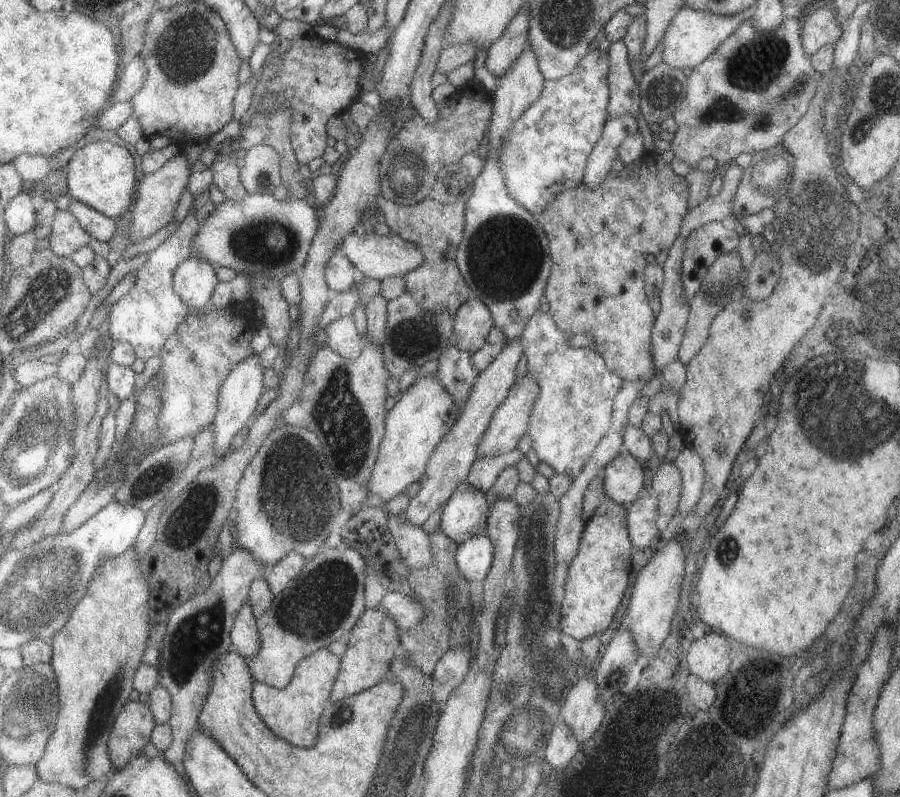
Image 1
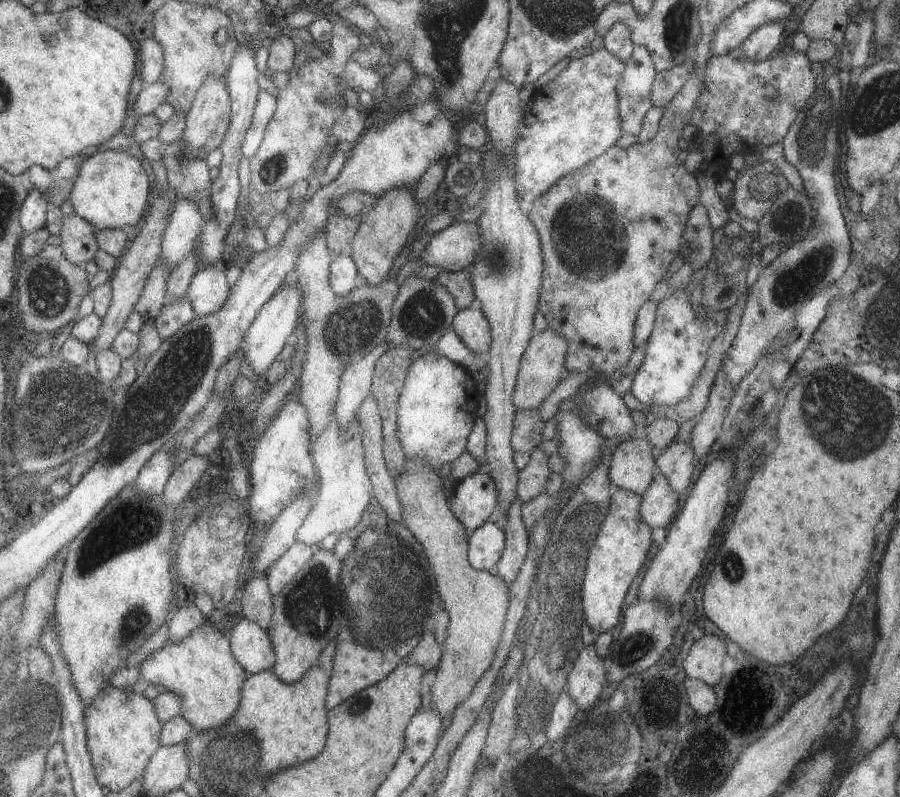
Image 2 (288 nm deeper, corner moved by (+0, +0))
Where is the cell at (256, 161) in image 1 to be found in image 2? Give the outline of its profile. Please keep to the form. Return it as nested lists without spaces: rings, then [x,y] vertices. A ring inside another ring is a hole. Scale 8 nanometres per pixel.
[[[335,20],[333,38],[327,44],[327,52],[297,70],[289,70],[289,84],[277,96],[277,108],[265,126],[263,140],[255,154],[249,158],[249,190],[257,194],[271,194],[277,190],[291,188],[295,180],[307,178],[311,172],[311,162],[321,154],[325,138],[331,136],[331,126],[337,116],[343,112],[343,96],[341,92],[347,88],[339,76],[343,72],[343,64],[349,56],[363,44],[361,34],[351,26],[349,20]],[[317,96],[327,98],[329,104],[321,104]]]

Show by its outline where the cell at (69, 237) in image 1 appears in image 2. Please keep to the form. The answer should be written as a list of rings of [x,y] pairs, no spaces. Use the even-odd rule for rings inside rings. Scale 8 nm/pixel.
[[[77,214],[63,216],[61,220],[61,232],[59,232],[59,248],[63,256],[75,264],[75,266],[85,266],[87,262],[93,260],[93,254],[99,250],[97,240],[95,240],[95,228],[79,218]]]

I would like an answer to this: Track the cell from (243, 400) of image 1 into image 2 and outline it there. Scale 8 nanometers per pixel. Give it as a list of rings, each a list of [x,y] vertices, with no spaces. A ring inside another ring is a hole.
[[[287,286],[287,288],[279,288],[269,302],[257,312],[257,316],[253,318],[253,322],[249,324],[243,340],[241,340],[241,348],[243,348],[243,360],[249,364],[249,372],[253,372],[255,376],[259,376],[259,380],[263,380],[263,374],[267,372],[269,364],[279,356],[279,352],[283,350],[285,344],[289,344],[291,334],[295,332],[299,318],[301,318],[301,290],[297,286]]]

